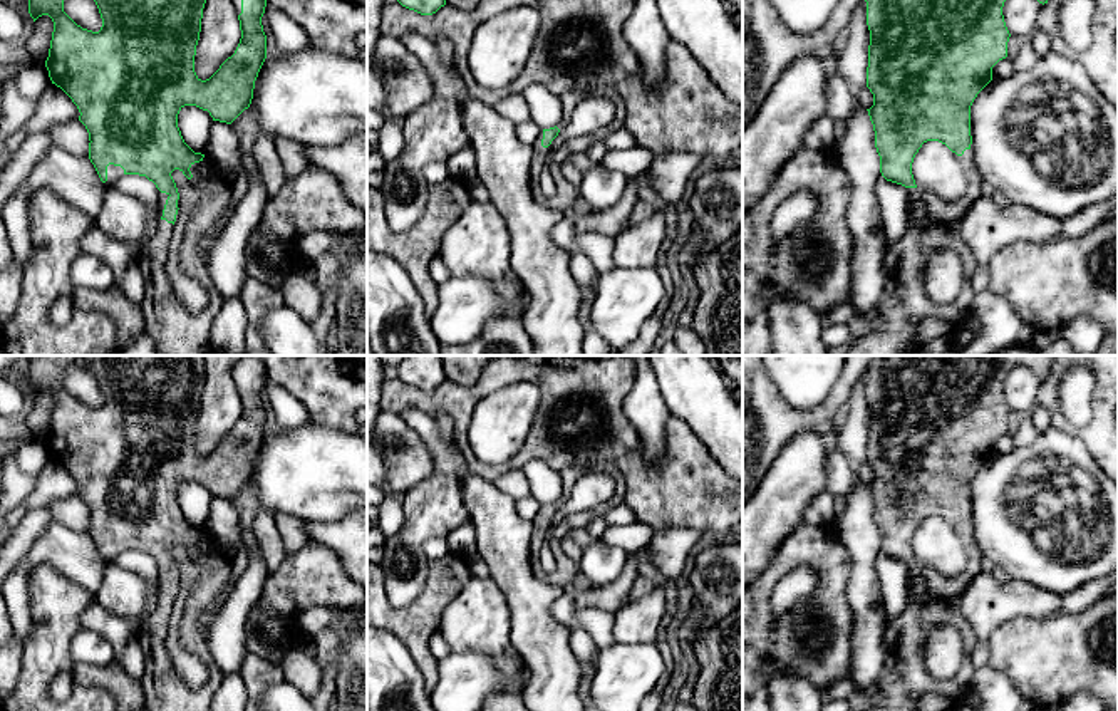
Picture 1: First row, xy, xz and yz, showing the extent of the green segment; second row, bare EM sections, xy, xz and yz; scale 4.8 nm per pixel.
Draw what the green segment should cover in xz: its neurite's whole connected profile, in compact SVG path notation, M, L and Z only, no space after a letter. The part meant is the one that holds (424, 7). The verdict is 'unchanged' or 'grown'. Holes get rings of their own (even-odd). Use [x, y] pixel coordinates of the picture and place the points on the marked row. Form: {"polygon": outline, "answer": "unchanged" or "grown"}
{"polygon": "M397 0L402 7L414 10L421 15L432 15L441 7L446 5L446 0Z", "answer": "unchanged"}

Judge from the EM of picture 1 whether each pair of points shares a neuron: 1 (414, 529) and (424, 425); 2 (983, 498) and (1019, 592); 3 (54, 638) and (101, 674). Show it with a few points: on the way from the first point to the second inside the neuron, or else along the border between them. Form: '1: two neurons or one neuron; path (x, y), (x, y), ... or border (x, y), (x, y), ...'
1: one neuron; path (436, 503), (446, 480), (446, 453), (443, 450)
2: two neurons; border (1009, 577), (1053, 591)
3: two neurons; border (76, 664), (71, 673)

